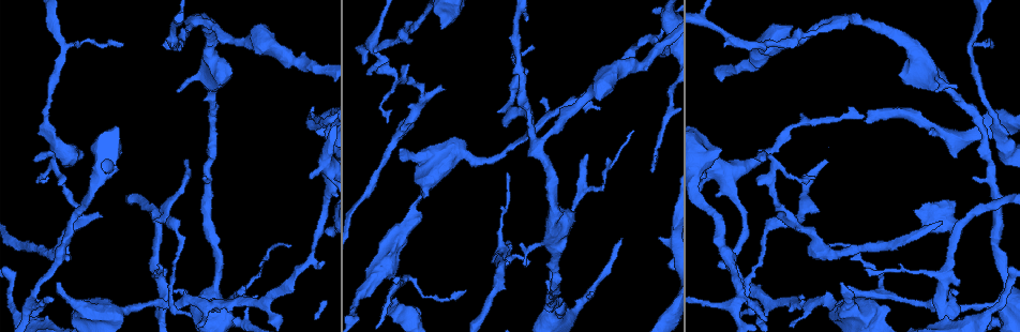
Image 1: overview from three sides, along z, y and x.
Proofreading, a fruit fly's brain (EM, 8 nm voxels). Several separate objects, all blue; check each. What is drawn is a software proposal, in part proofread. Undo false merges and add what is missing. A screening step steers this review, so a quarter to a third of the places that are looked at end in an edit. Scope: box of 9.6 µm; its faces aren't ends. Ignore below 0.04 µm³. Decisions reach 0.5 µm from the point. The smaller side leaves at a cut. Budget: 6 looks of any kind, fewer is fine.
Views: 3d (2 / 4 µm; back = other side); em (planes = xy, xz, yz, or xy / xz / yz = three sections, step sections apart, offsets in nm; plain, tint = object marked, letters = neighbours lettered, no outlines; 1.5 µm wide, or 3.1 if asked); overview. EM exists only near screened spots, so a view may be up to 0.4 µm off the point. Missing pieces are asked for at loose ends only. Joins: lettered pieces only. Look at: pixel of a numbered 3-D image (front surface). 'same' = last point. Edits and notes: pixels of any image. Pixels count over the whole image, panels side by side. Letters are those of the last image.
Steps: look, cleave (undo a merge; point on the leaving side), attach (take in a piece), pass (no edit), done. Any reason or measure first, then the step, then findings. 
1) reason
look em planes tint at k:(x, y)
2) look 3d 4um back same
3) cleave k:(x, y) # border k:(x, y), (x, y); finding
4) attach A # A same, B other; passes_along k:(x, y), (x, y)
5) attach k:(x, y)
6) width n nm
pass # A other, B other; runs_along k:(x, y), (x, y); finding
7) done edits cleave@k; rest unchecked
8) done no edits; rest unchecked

an open end
look em planes plain at 1:(443, 88)

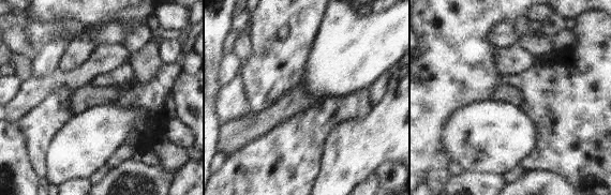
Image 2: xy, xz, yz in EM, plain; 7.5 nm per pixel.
what lies round it
look em planes letters same

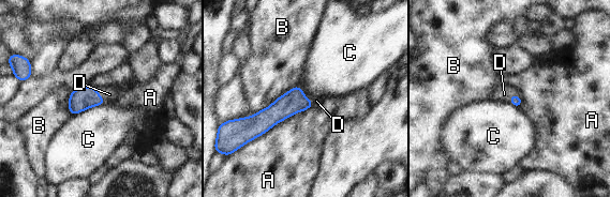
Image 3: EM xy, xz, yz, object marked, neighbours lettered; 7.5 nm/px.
attach D # A other, B other, C other, D same; the cell continues

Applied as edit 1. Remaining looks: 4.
see it whole again
look overview

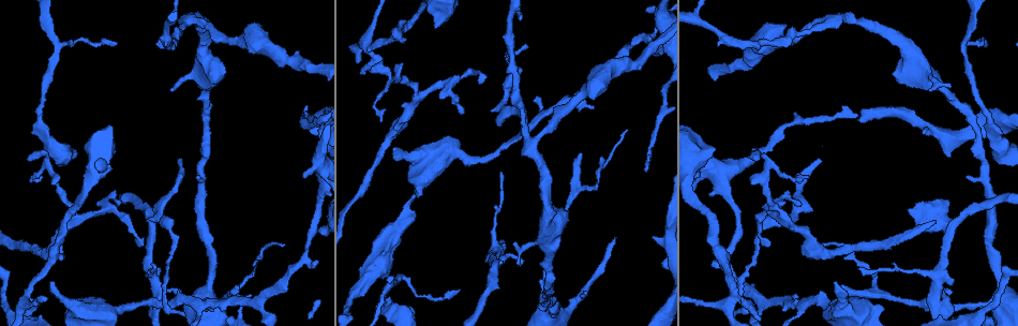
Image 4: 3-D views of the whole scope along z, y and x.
an open end
look 3d 2um at 4:(179, 161)

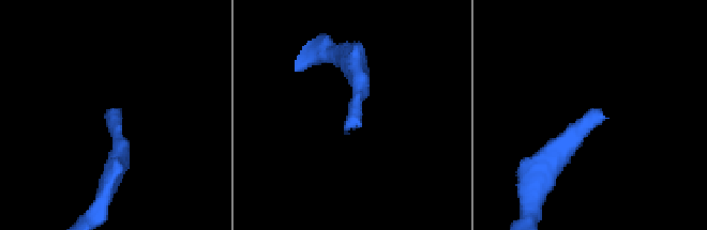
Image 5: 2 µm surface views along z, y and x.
look em planes letters at 5:(348, 130)

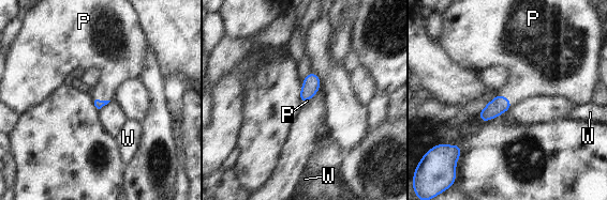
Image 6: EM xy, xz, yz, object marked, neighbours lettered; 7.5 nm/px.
attach P # P same, W other; passes_along 6:(500, 104), (507, 98), (530, 74); it goes on there

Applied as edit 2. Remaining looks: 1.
an open end
look em xy step 8 letters at 4:(374, 71)

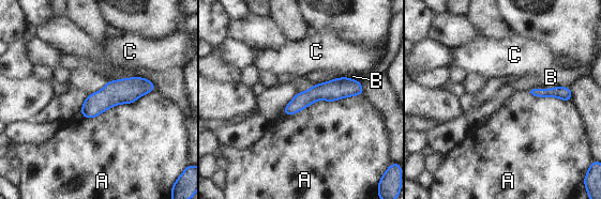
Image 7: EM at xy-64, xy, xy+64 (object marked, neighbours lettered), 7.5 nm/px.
pass # A other, B other, C other; border 7:(362, 94), (315, 100), (284, 115); no lettered piece goes on from it

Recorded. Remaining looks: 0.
done edits attach@3, attach@6; rest unchecked

